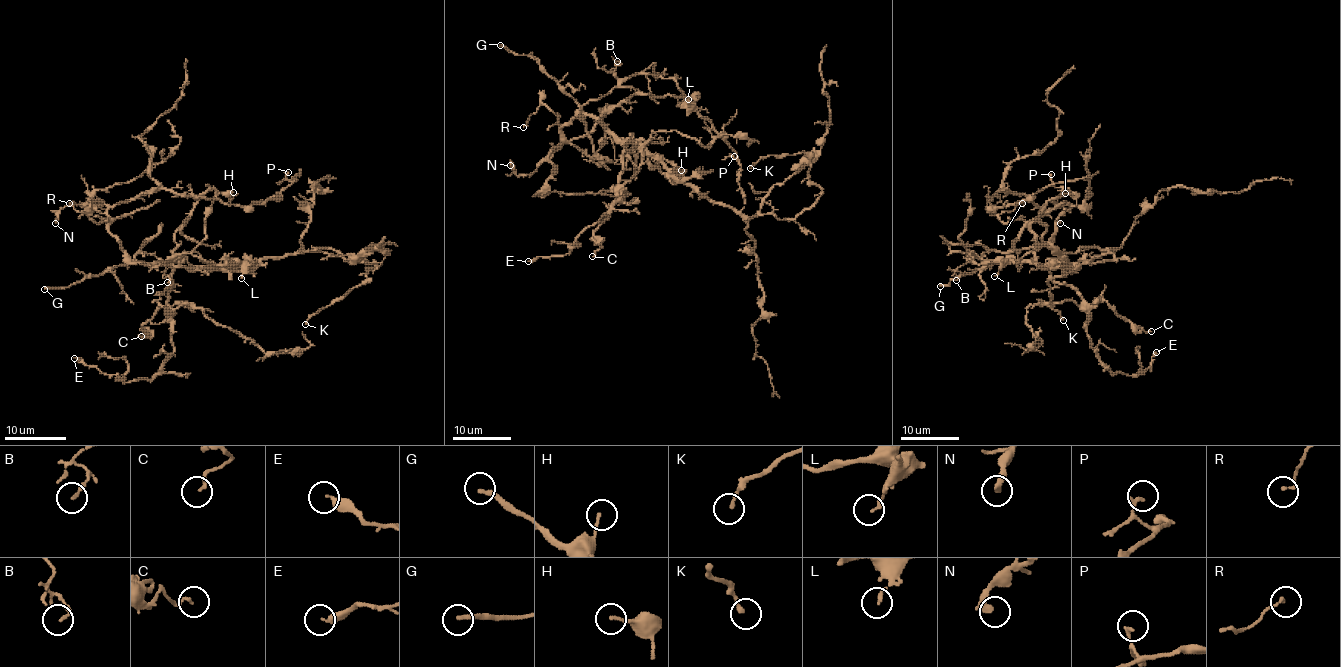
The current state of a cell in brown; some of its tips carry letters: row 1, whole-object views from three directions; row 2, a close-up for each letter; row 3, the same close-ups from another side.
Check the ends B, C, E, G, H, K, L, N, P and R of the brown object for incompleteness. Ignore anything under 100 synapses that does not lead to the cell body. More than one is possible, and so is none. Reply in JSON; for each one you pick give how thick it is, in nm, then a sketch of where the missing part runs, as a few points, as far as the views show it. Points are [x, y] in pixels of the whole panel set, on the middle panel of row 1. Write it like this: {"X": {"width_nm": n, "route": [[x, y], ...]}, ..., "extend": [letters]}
{"G": {"width_nm": 220}, "extend": ["G"]}

